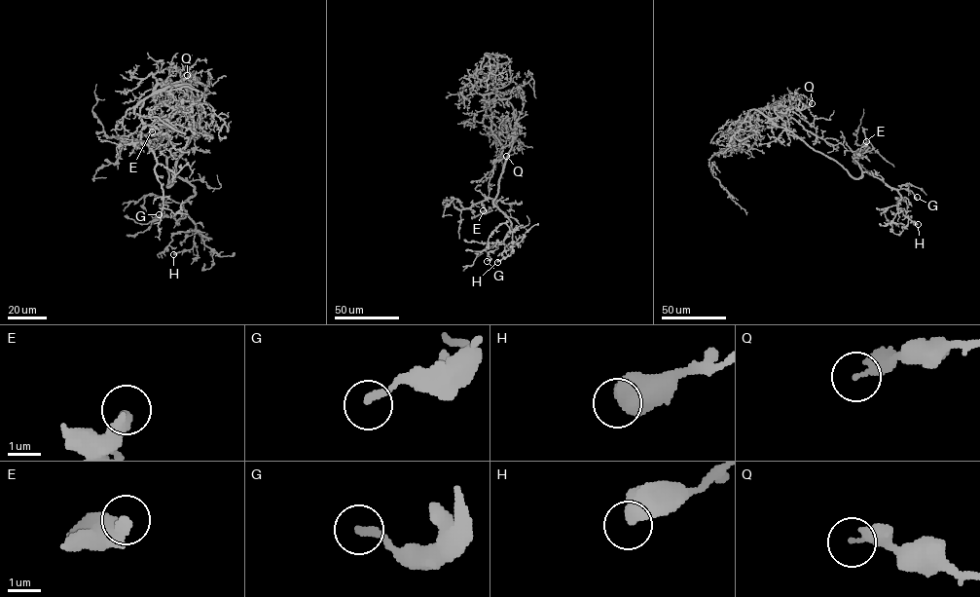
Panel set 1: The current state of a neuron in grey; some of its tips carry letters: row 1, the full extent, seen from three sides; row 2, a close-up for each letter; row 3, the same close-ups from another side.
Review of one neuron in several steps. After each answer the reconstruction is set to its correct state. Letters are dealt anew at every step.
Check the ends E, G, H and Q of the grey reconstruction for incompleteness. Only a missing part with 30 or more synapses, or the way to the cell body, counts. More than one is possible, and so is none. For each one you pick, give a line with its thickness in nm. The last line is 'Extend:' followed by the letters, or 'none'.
Extend: none

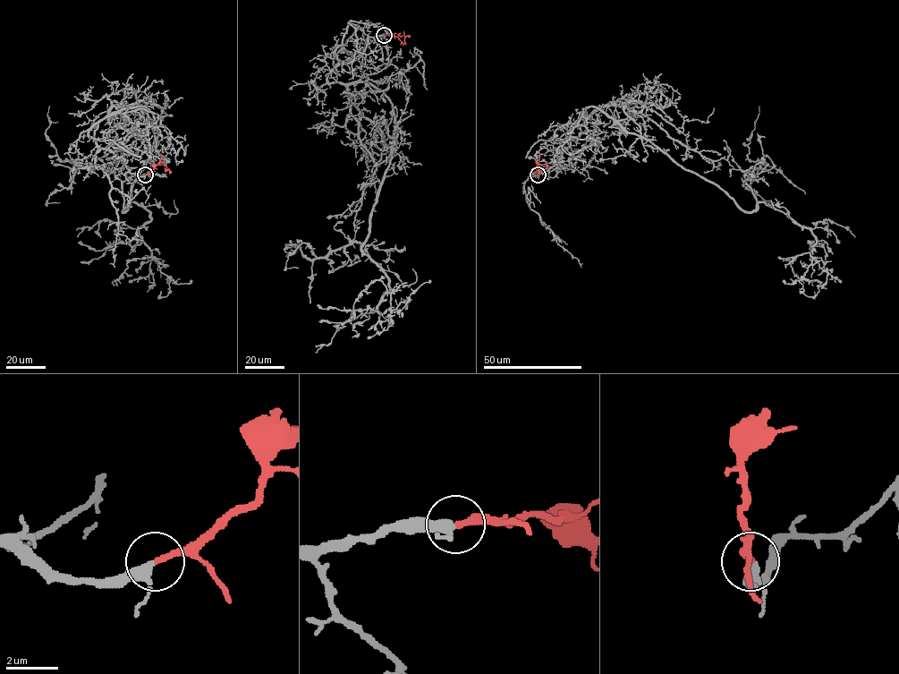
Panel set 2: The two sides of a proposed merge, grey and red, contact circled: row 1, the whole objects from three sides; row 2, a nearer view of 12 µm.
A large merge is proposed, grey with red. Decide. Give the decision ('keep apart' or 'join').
join

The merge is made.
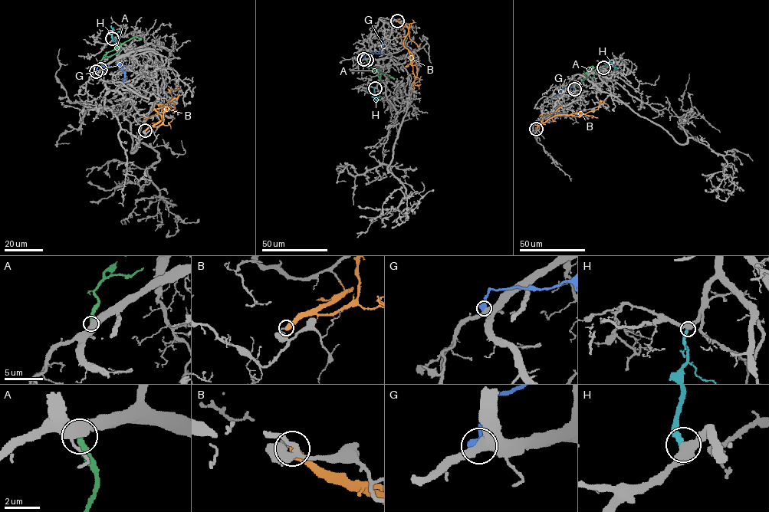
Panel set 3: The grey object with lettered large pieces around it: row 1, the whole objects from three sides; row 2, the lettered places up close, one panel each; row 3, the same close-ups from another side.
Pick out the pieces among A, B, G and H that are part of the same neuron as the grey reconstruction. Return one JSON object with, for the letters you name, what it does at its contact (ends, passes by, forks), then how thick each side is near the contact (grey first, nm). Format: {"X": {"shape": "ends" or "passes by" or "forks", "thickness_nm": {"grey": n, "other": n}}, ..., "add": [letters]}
{"H": {"shape": "ends", "thickness_nm": {"grey": 500, "other": 280}}, "add": ["H"]}

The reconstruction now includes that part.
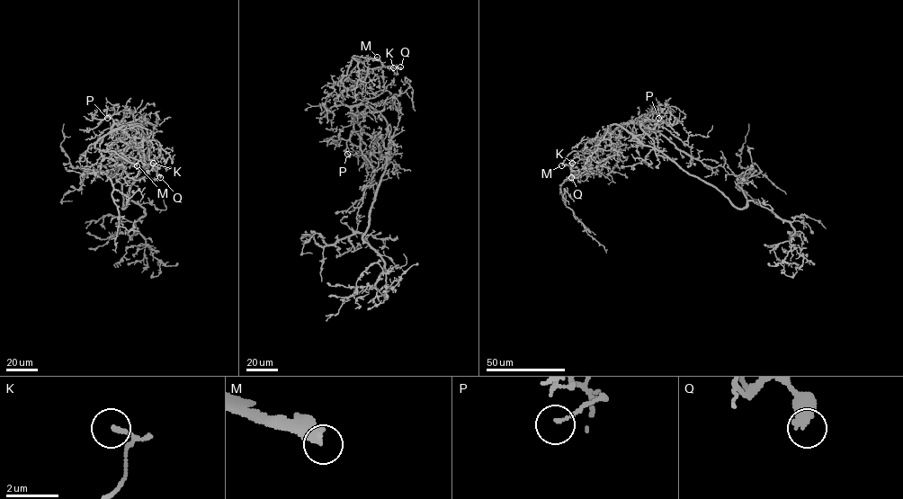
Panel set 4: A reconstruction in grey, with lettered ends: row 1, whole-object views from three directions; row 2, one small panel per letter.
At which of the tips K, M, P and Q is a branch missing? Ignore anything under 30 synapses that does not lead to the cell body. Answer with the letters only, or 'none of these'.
M

